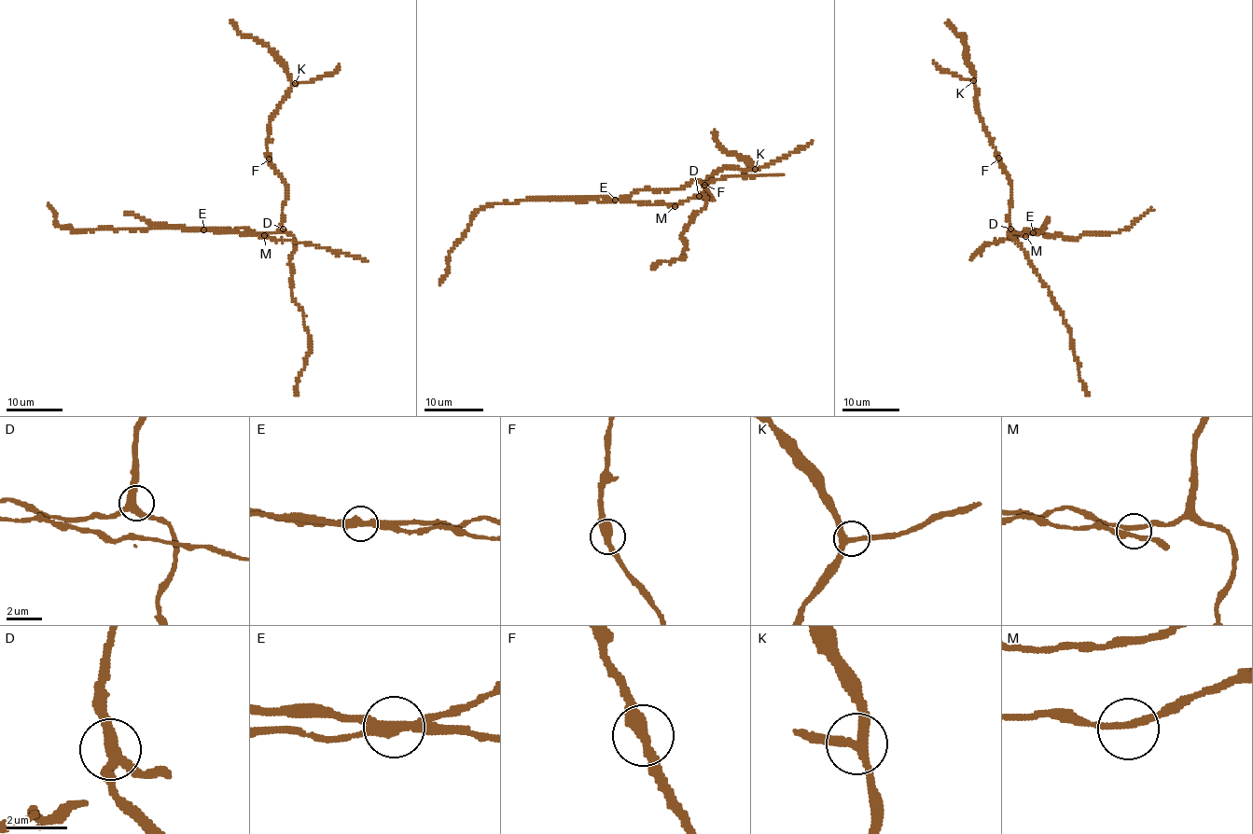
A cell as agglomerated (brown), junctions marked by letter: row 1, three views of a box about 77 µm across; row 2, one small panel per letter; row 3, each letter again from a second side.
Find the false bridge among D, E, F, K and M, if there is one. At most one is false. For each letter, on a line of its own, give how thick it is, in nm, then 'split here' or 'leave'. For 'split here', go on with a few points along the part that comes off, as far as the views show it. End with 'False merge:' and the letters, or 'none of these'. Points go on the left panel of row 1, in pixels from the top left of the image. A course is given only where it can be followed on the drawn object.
D: 360 nm | leave
E: 320 nm | split here | (203, 229), (297, 241), (360, 257), (367, 262)
F: 380 nm | leave
K: 280 nm | leave
M: 200 nm | leave
False merge: E

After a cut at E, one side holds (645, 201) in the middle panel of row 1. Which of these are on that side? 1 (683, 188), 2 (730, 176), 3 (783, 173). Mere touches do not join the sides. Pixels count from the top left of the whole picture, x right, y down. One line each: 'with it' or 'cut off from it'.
1: cut off from it
2: cut off from it
3: cut off from it

